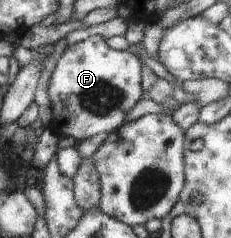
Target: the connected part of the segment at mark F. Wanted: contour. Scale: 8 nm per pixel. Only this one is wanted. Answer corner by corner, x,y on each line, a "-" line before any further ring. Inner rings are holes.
92,35
79,43
66,45
50,76
48,96
51,100
52,120
58,122
58,138
72,136
81,142
104,132
110,134
124,124
128,110
144,97
141,85
142,61
130,50
117,51
108,47
105,41
100,35

